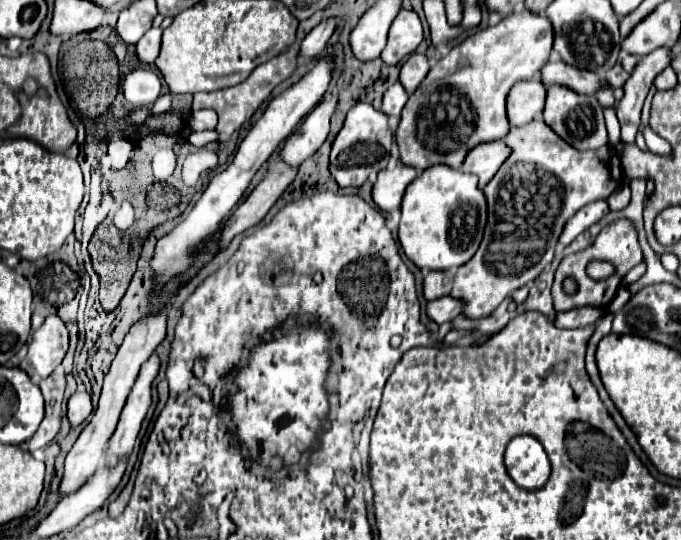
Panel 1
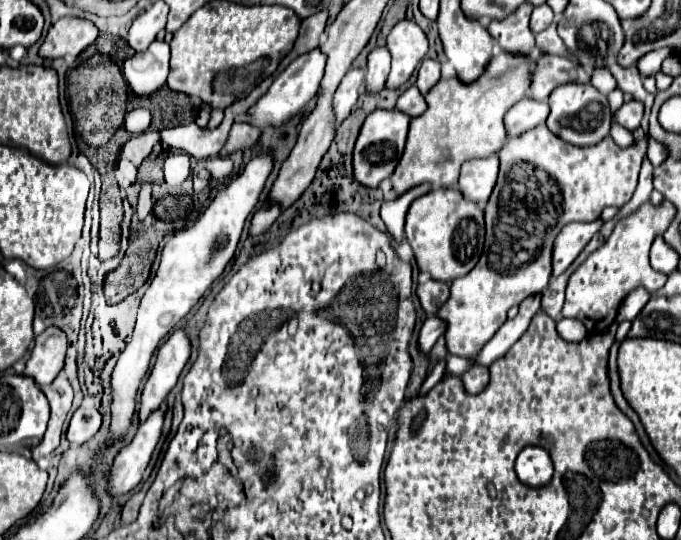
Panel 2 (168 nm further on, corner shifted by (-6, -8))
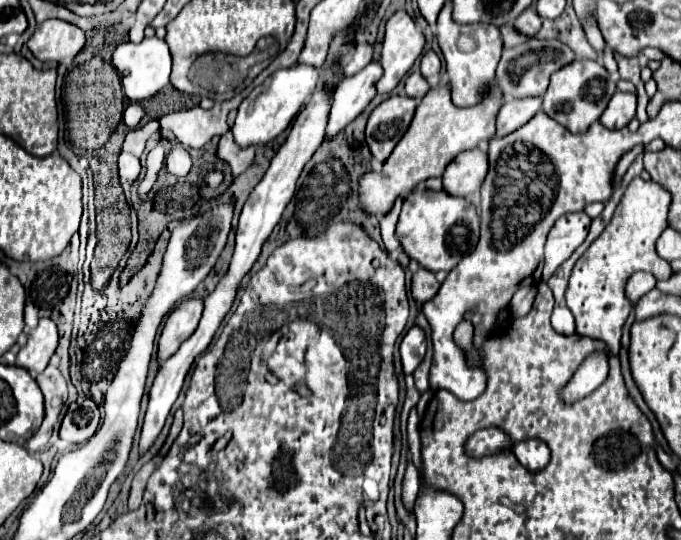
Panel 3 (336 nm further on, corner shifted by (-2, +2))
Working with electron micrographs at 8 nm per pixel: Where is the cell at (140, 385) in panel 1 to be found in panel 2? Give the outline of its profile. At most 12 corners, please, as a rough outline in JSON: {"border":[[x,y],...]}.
{"border":[[176,329],[160,345],[140,393],[140,423],[162,405],[190,357]]}

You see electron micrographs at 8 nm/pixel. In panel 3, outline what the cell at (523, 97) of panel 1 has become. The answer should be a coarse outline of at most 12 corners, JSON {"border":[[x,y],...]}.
{"border":[[542,97],[508,99],[496,137],[520,129],[542,109]]}

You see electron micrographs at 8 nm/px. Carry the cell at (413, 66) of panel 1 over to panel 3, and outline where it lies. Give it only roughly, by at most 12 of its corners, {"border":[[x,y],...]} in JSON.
{"border":[[430,49],[422,57],[422,75],[438,85],[440,59]]}

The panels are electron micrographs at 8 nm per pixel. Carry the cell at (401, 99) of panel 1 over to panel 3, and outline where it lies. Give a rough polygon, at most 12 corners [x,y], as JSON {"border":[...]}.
{"border":[[414,71],[406,79],[406,93],[422,99],[430,91],[422,73]]}

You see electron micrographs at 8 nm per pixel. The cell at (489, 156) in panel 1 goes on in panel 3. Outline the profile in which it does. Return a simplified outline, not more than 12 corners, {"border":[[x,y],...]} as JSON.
{"border":[[480,149],[460,153],[444,171],[444,191],[478,193],[488,171]]}

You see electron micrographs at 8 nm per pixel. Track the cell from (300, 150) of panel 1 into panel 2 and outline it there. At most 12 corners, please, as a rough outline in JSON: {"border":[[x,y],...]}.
{"border":[[350,69],[336,89],[336,127],[356,105],[364,71]]}

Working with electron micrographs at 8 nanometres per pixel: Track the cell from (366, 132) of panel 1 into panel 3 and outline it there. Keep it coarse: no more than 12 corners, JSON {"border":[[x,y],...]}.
{"border":[[392,95],[372,111],[366,143],[388,159],[408,131],[416,105]]}

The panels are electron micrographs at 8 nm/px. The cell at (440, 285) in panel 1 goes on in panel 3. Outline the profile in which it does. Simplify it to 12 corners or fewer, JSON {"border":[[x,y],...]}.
{"border":[[420,267],[412,277],[412,297],[426,303],[440,289],[432,271]]}

